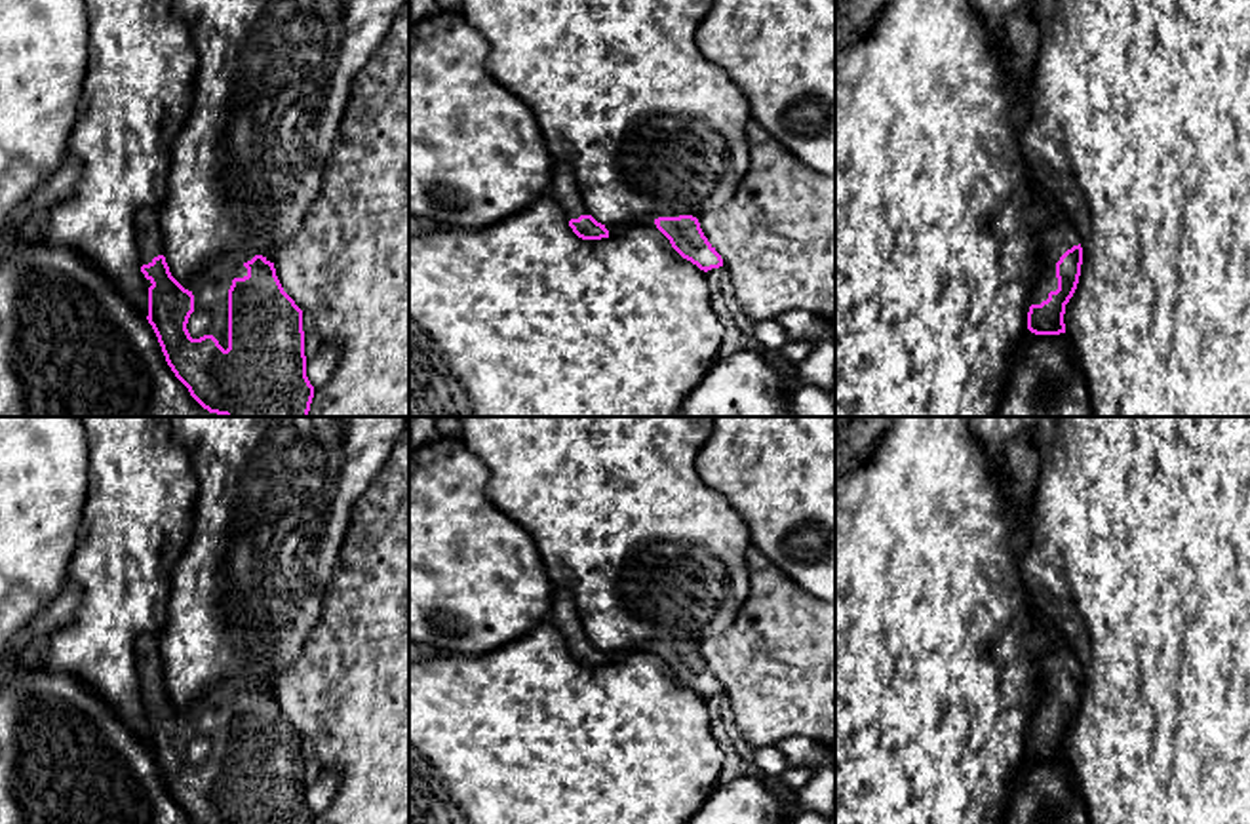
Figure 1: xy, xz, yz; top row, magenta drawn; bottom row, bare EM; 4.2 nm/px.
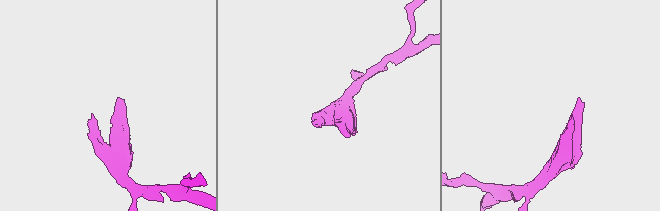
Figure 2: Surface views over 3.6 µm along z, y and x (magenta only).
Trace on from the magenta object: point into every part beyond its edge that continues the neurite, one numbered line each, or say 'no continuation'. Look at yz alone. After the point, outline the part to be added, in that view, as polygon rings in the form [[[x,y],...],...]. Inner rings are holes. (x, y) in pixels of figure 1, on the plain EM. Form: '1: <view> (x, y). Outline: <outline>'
1: yz (1056, 663). Outline: [[[1037,609],[1035,617],[1041,628],[1052,636],[1052,645],[1041,657],[1041,689],[1037,695],[1037,706],[1029,719],[1029,733],[1041,731],[1048,725],[1050,717],[1058,716],[1056,689],[1067,676],[1081,670],[1079,660],[1071,653],[1065,638]]]

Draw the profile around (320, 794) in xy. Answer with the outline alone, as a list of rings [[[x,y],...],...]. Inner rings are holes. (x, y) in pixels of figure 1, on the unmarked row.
[[[322,769],[316,782],[306,786],[306,803],[314,814],[322,814],[333,801],[339,790],[339,773],[335,769]]]

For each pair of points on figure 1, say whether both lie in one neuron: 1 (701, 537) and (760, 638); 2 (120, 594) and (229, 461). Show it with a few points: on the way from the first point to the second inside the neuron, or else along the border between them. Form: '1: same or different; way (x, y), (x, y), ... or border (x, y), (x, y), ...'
1: different; border (746, 564), (748, 598), (735, 621), (710, 638)
2: different; border (191, 459), (195, 510), (189, 541), (183, 547)

